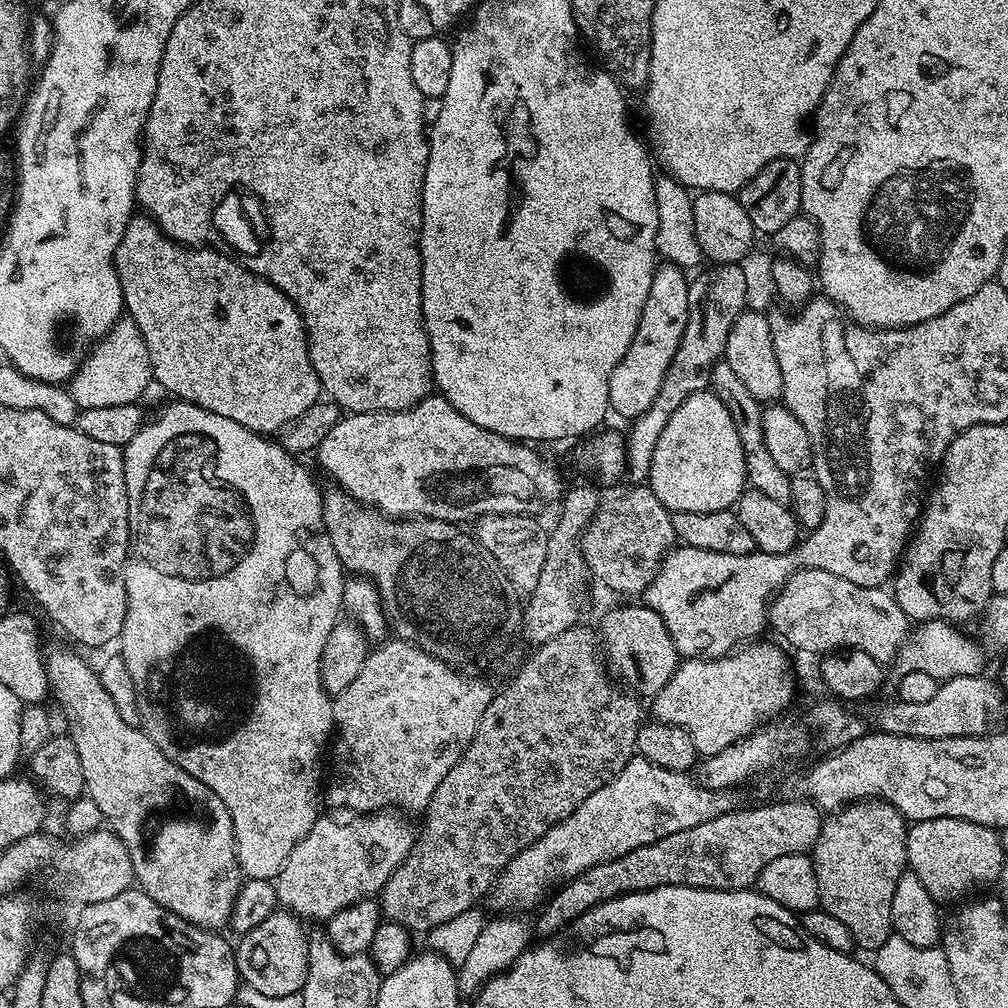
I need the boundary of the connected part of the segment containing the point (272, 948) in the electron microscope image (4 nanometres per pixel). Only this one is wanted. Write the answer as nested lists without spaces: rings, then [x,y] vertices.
[[[277,910],[274,914],[270,914],[270,918],[266,918],[266,922],[254,926],[254,930],[250,930],[245,936],[239,937],[238,943],[235,945],[236,953],[236,971],[239,979],[245,985],[254,987],[258,990],[258,994],[265,995],[269,998],[286,998],[286,994],[294,994],[295,992],[303,993],[304,983],[306,982],[306,970],[308,969],[308,937],[309,933],[304,932],[305,925],[300,917],[293,916],[287,910]]]

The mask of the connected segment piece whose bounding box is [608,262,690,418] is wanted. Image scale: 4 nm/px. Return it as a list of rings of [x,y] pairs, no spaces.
[[[661,263],[652,276],[650,294],[646,306],[642,306],[642,318],[638,330],[630,342],[630,350],[614,366],[608,383],[608,407],[620,416],[635,418],[650,410],[650,402],[658,395],[658,386],[666,378],[666,370],[674,358],[674,350],[680,348],[682,334],[686,330],[688,317],[688,286],[690,283],[685,269],[675,264]]]

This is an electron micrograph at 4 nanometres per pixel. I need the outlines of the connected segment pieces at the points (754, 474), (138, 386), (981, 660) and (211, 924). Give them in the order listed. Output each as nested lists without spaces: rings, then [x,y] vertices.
[[[723,362],[714,366],[710,390],[715,396],[722,398],[726,411],[730,414],[730,419],[738,430],[738,439],[742,442],[742,454],[746,458],[747,483],[754,490],[762,490],[762,494],[770,494],[770,498],[790,505],[792,477],[786,474],[786,470],[782,470],[774,463],[770,450],[766,450],[766,434],[762,434],[764,408],[761,401],[756,400],[754,394],[750,394],[750,390],[746,390],[743,382],[734,375],[734,369]]]
[[[121,318],[116,321],[107,334],[92,345],[87,356],[84,357],[75,376],[70,381],[70,391],[77,409],[98,408],[100,406],[124,406],[137,403],[140,395],[148,388],[148,383],[153,383],[152,363],[150,350],[146,350],[146,342],[138,330],[138,326],[130,318]]]
[[[925,620],[911,629],[908,639],[896,653],[894,669],[896,668],[897,677],[902,677],[907,672],[921,672],[943,682],[960,675],[981,675],[987,664],[988,656],[984,653],[983,646],[968,640],[967,634],[957,625],[950,624],[947,620]]]
[[[72,648],[47,649],[44,669],[48,675],[51,699],[60,703],[64,720],[68,723],[67,735],[72,737],[82,766],[84,792],[91,800],[98,802],[107,827],[125,843],[133,862],[135,883],[154,902],[158,902],[167,912],[173,912],[188,926],[220,930],[227,925],[234,898],[242,883],[240,863],[236,860],[236,843],[230,818],[222,798],[214,794],[198,778],[183,772],[178,765],[170,762],[144,729],[125,722],[114,710],[114,701],[102,686],[99,671],[91,668]]]

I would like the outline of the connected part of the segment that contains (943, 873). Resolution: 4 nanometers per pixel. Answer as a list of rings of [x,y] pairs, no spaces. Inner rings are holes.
[[[938,817],[918,821],[908,829],[908,868],[916,875],[918,882],[930,890],[934,899],[944,906],[951,900],[963,901],[971,897],[976,894],[971,892],[987,884],[995,885],[1005,859],[1006,850],[1000,841],[999,831],[978,822]]]

